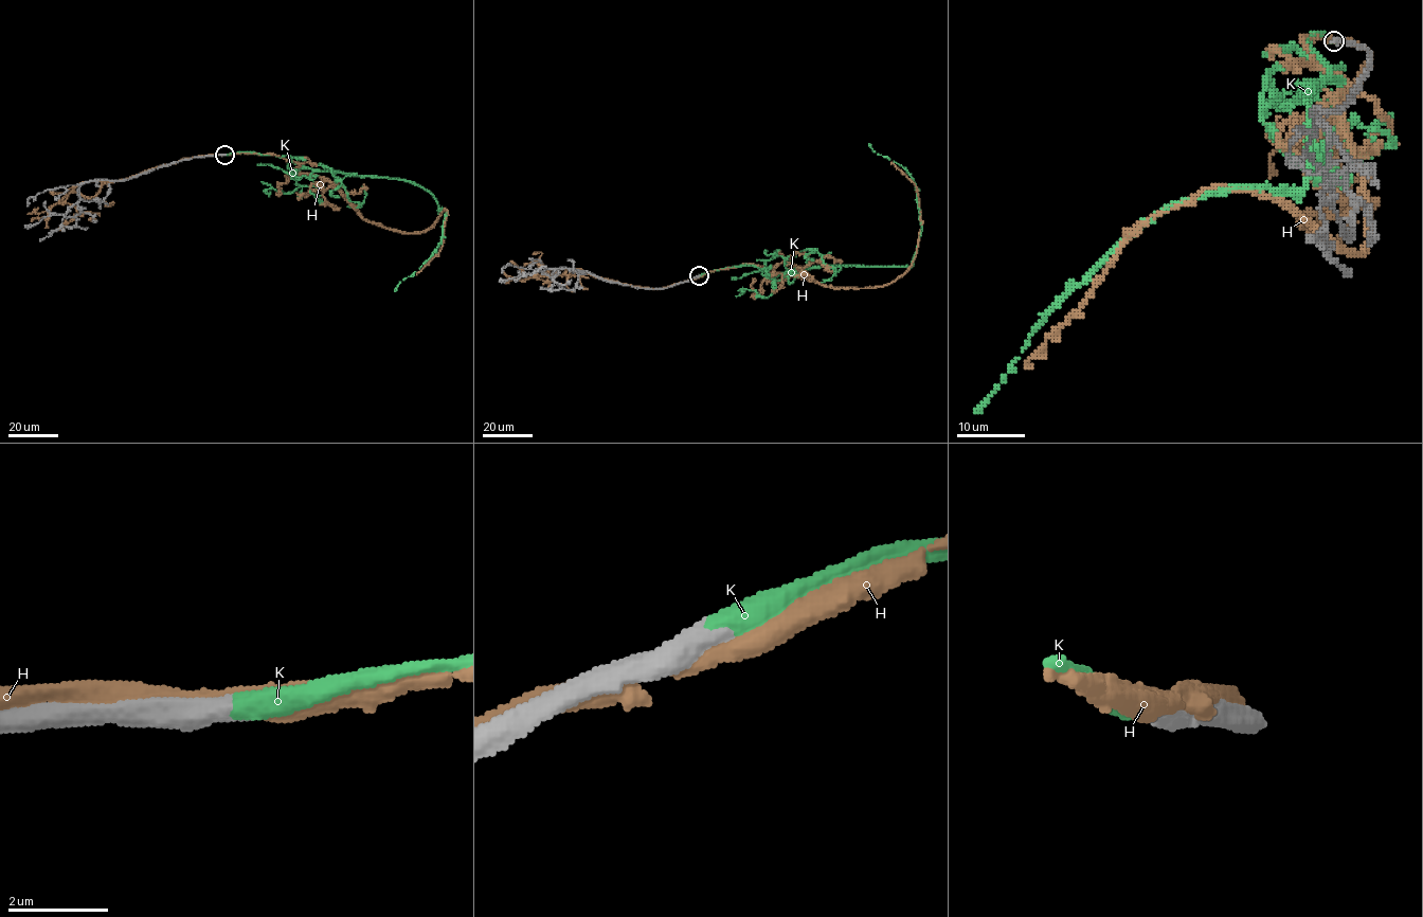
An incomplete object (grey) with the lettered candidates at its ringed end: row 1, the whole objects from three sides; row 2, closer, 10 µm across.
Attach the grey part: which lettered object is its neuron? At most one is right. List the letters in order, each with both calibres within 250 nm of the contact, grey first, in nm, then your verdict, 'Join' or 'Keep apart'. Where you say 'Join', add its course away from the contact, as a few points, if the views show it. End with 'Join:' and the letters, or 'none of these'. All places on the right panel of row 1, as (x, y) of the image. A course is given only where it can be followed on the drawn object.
H: Thickness 480 nm (grey) against 440 nm. Keep apart
K: Thickness 480 nm (grey) against 500 nm. Join. Its course: (1335, 39), (1306, 42), (1328, 71), (1306, 95), (1304, 183), (1229, 186), (1165, 205), (1036, 324), (973, 411)
Join: K

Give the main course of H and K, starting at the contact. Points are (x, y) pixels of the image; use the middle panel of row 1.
H: (695, 277), (753, 264), (769, 267), (771, 282), (896, 281), (916, 254), (921, 223), (916, 186), (890, 162)
K: (699, 275), (742, 265), (778, 273), (830, 265), (911, 266), (921, 228), (916, 187), (902, 166), (868, 143)

